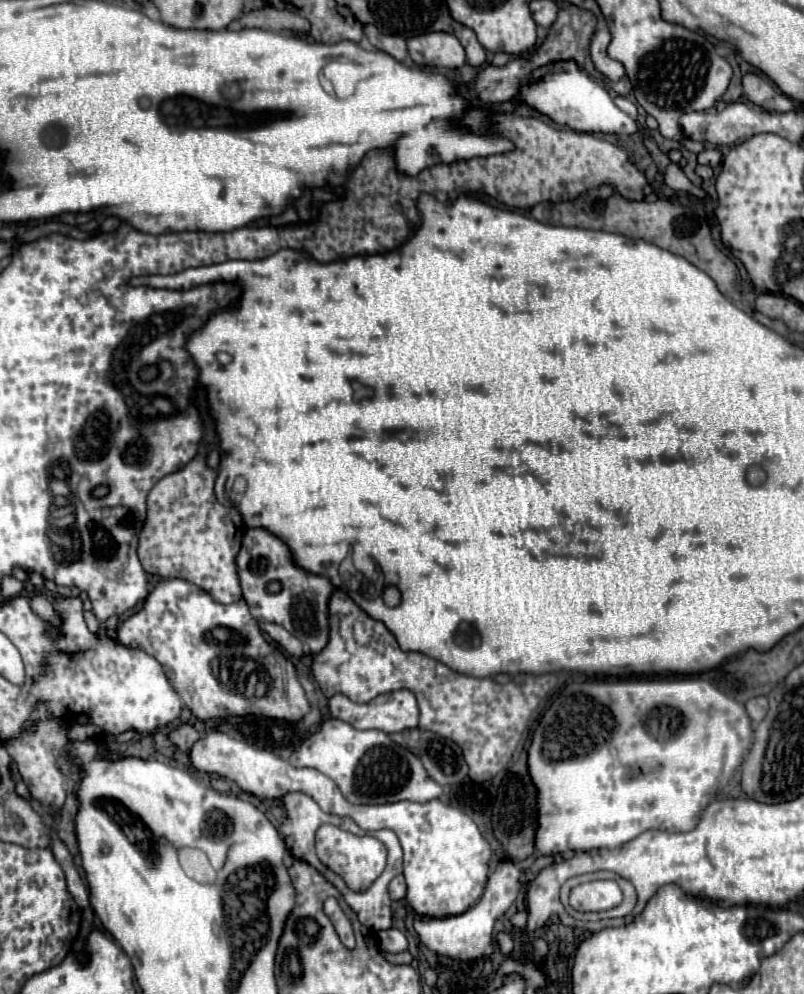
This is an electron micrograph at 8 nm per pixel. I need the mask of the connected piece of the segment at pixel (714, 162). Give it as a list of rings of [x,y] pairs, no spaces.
[[[706,149],[706,151],[698,153],[698,163],[700,163],[700,165],[718,167],[720,161],[722,161],[722,153],[720,153],[720,149]]]

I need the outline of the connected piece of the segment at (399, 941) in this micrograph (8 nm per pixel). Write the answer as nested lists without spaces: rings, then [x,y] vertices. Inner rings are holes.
[[[398,929],[380,931],[380,933],[378,933],[378,939],[380,939],[380,947],[382,947],[382,951],[398,953],[398,951],[408,950],[408,940],[405,934]]]

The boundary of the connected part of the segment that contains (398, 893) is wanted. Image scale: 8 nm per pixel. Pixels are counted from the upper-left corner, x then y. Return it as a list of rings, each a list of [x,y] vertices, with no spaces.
[[[398,875],[398,877],[394,877],[394,879],[390,881],[390,897],[392,897],[394,901],[406,897],[406,881],[404,881],[402,875]]]

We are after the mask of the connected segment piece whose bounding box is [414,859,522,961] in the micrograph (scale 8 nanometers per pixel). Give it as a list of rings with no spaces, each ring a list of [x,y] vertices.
[[[500,861],[494,869],[494,873],[490,875],[488,883],[486,883],[486,891],[482,895],[482,899],[470,907],[468,911],[464,911],[462,915],[452,915],[452,917],[444,917],[444,919],[420,919],[414,923],[414,929],[420,937],[420,941],[444,955],[444,957],[452,957],[452,959],[462,959],[462,961],[476,961],[480,957],[488,957],[494,951],[494,921],[496,917],[500,917],[502,913],[506,913],[518,897],[520,891],[520,877],[522,871],[516,869],[516,865],[512,861]]]

